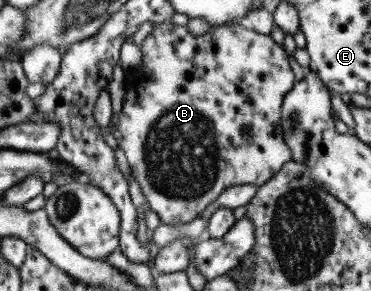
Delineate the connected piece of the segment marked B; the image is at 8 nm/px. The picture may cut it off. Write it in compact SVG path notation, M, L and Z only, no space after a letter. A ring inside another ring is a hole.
M171 22L153 23L151 32L142 40L140 46L140 64L127 72L124 78L124 95L120 111L109 119L111 135L116 140L118 148L123 150L129 164L131 176L138 183L149 209L156 212L160 223L172 226L181 226L199 216L223 190L238 184L254 184L257 187L264 184L272 175L281 169L281 166L291 160L290 149L285 145L281 133L280 107L284 95L295 83L294 75L287 63L285 50L278 45L268 34L258 34L248 28L244 22L234 22L232 25L217 26L208 29L200 36L192 36L186 26ZM243 128L249 128L249 135L245 137Z

